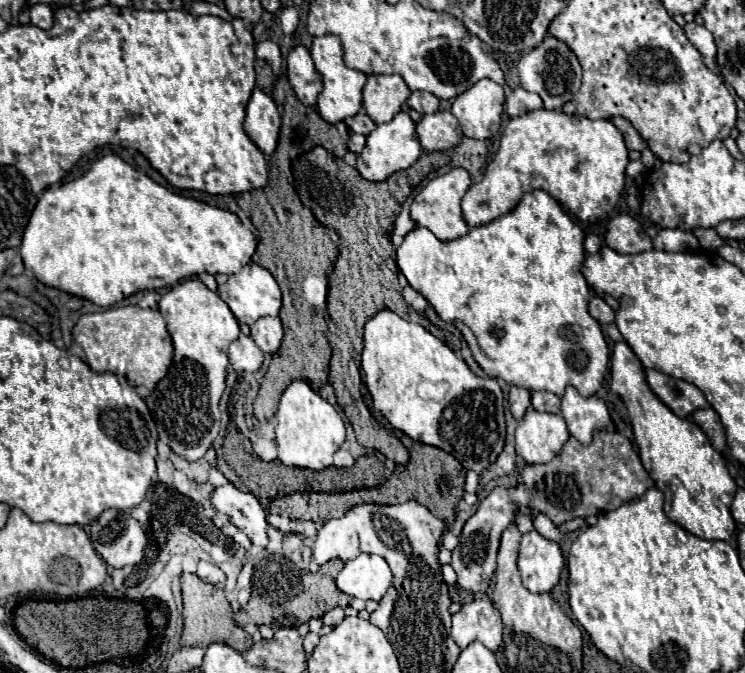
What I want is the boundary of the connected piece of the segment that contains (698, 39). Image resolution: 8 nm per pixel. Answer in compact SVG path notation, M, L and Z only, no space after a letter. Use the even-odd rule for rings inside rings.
M686 23L684 27L684 33L686 37L690 39L690 43L702 53L704 57L704 63L712 69L712 71L718 71L716 69L716 45L714 45L714 37L702 27L702 25L696 25L696 23Z

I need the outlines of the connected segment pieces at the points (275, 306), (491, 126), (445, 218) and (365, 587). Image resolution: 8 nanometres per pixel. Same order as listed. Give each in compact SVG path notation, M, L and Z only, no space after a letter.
M250 263L240 273L230 275L228 281L218 287L218 295L226 301L226 305L234 313L234 317L246 325L252 325L254 321L258 321L260 317L266 317L266 315L276 317L280 311L280 305L282 305L280 287L276 283L276 279L272 277L272 273L268 269L264 269L256 263Z
M480 79L474 87L454 99L450 111L466 137L490 139L500 131L502 109L504 89L490 79Z
M456 167L436 179L432 179L420 193L418 197L414 197L412 201L412 207L410 207L410 215L412 219L430 229L440 241L452 241L452 239L458 239L458 237L464 237L464 233L468 233L468 225L462 217L462 211L460 211L460 201L464 197L464 193L468 191L468 187L472 185L472 179L470 179L470 173L462 167Z
M358 555L344 563L344 569L336 577L336 585L342 593L358 597L362 601L380 601L392 583L392 573L384 557L380 555Z

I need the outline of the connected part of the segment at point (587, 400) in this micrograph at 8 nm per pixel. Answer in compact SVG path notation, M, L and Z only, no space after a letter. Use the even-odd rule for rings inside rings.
M572 385L566 387L560 409L570 435L574 435L582 445L588 445L588 441L592 441L592 433L608 427L610 423L610 413L604 399L596 395L582 397Z

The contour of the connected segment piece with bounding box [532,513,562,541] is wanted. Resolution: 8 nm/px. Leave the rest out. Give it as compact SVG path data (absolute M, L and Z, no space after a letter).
M534 513L534 515L532 515L532 523L534 523L534 529L536 529L540 535L544 535L544 537L548 537L548 539L552 539L552 541L560 541L560 539L562 539L558 527L556 527L544 513Z

